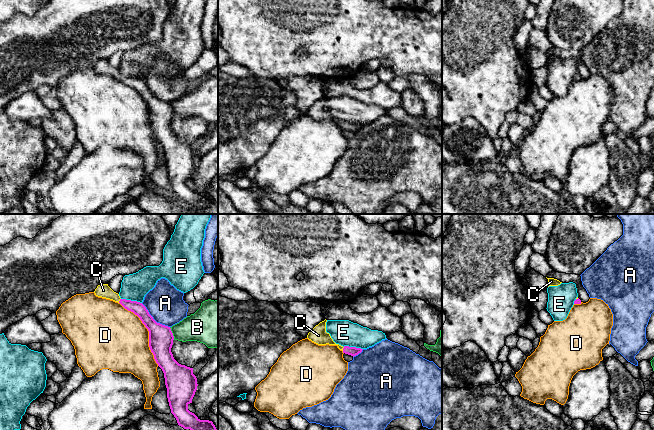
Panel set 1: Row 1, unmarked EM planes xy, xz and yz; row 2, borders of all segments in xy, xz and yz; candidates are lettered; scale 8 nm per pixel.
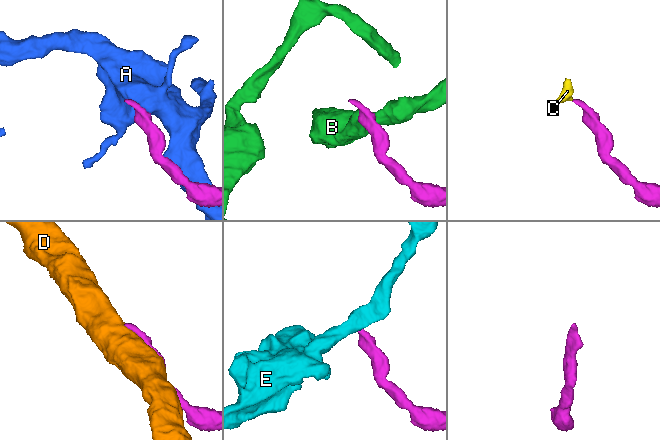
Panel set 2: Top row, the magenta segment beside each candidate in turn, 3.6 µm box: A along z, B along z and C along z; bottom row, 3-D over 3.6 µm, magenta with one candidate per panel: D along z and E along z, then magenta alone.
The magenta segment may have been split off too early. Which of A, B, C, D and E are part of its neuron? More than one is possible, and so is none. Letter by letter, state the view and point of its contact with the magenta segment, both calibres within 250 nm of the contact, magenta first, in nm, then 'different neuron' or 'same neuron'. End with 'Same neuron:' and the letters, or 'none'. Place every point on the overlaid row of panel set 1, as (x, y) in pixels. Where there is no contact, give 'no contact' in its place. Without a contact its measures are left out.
A: xy (153, 319) | 190/300 nm | different neuron
B: xy (172, 333) | 190/260 nm | different neuron
C: xy (120, 300) | 100/110 nm | same neuron
D: xy (149, 332) | 190/460 nm | different neuron
E: xy (130, 300) | 100/220 nm | different neuron
Same neuron: C

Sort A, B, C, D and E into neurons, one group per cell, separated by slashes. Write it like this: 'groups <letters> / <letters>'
groups A / B / C / D / E

